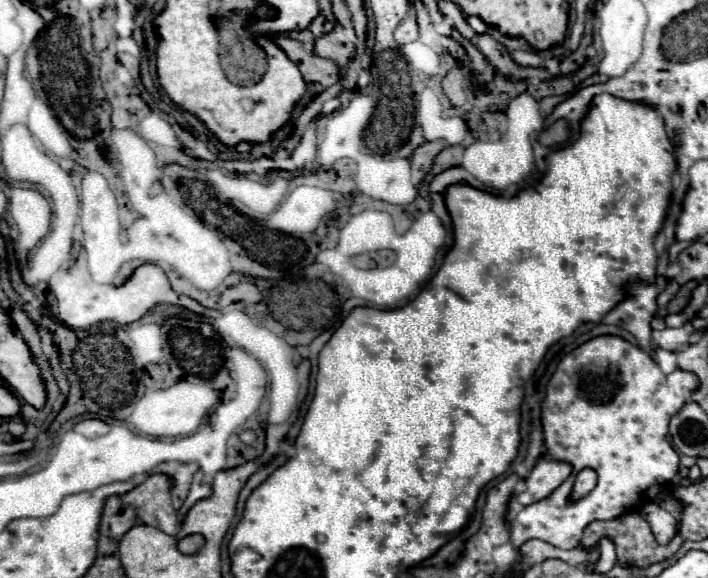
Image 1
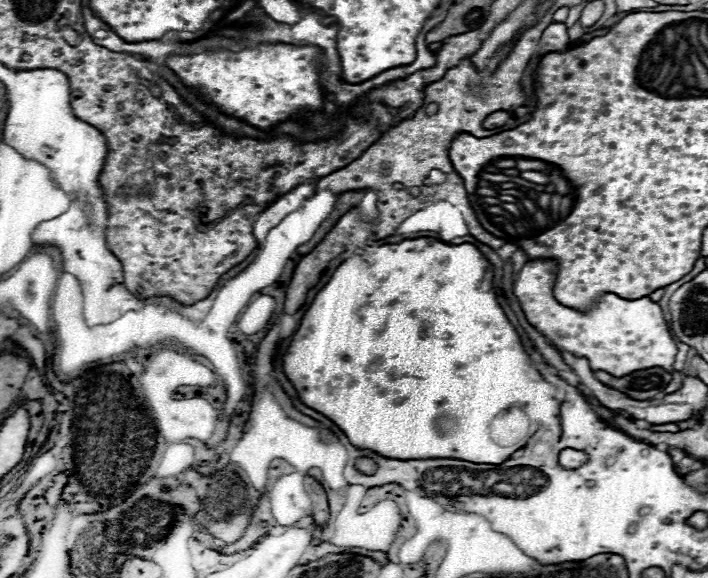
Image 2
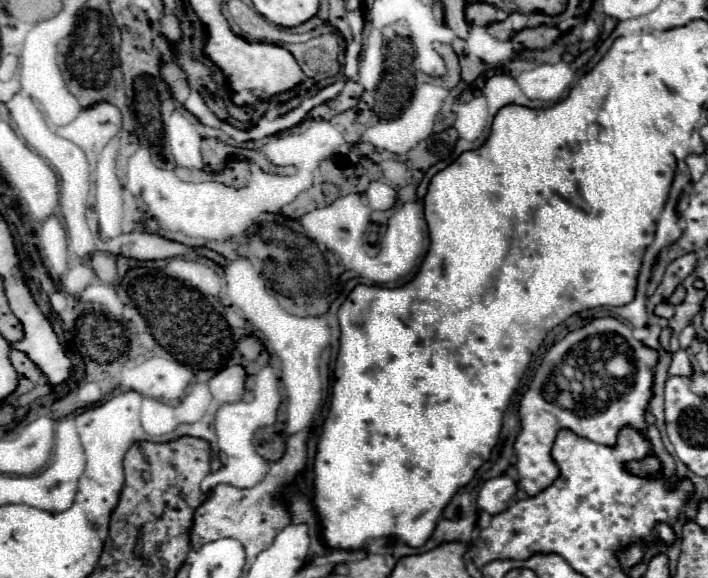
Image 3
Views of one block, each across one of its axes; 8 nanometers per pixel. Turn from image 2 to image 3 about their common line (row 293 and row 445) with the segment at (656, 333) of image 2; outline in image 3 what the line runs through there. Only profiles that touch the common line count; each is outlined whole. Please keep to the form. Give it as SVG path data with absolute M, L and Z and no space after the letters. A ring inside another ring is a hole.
M596 318L588 322L584 328L570 332L564 336L560 342L556 342L544 356L542 364L538 366L534 380L526 394L520 400L518 416L520 416L520 434L514 442L514 452L516 452L516 468L520 476L520 484L526 490L528 496L538 494L546 486L554 482L558 476L558 466L550 458L552 442L558 434L560 428L570 428L576 434L598 442L598 444L608 444L612 446L616 442L616 434L624 424L630 424L638 428L640 432L646 432L646 422L644 422L644 410L648 406L648 400L652 396L652 378L654 378L654 366L658 360L658 352L644 346L632 336L632 328L624 324L618 318ZM626 366L626 376L614 376L612 372L624 372ZM566 370L572 370L572 376L566 374Z

